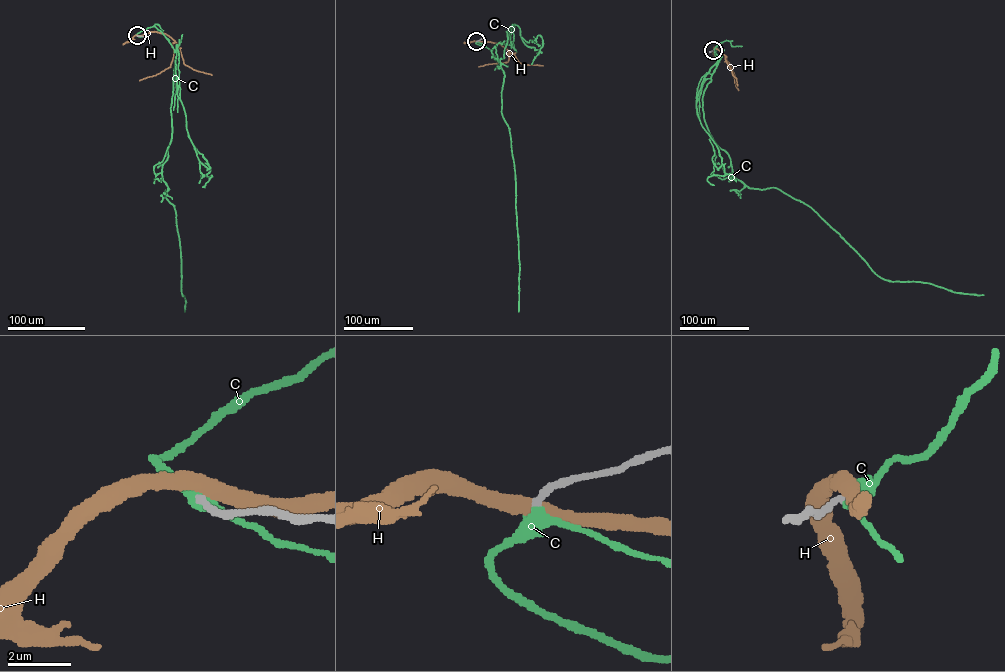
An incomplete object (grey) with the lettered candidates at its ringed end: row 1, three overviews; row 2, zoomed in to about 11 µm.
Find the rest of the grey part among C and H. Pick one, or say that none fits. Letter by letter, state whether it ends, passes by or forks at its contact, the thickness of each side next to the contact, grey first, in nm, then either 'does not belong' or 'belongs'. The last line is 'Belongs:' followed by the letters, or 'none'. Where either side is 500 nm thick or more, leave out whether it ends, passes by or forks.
C: it passes by; 240 nm thick on the grey side, 440 nm on the other; belongs
H: it passes by; 240 nm thick on the grey side, 480 nm on the other; does not belong
Belongs: C

